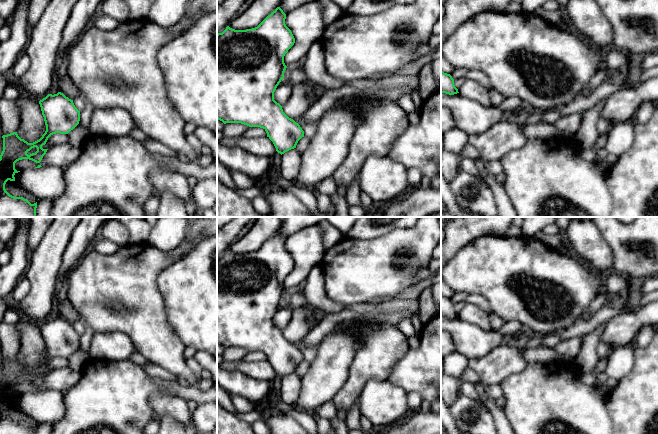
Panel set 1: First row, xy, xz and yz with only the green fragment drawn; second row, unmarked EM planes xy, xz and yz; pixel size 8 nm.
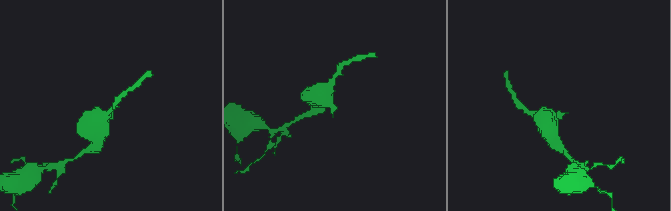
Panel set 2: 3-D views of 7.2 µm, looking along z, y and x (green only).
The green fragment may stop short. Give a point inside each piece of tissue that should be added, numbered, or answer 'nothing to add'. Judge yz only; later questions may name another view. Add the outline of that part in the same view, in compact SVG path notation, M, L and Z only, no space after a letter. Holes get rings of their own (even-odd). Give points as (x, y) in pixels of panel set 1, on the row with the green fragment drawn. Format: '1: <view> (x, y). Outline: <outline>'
nothing to add

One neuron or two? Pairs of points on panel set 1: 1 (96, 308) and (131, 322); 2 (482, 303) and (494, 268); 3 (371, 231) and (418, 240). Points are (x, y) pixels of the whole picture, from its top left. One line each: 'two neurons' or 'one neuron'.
1: one neuron
2: two neurons
3: two neurons

